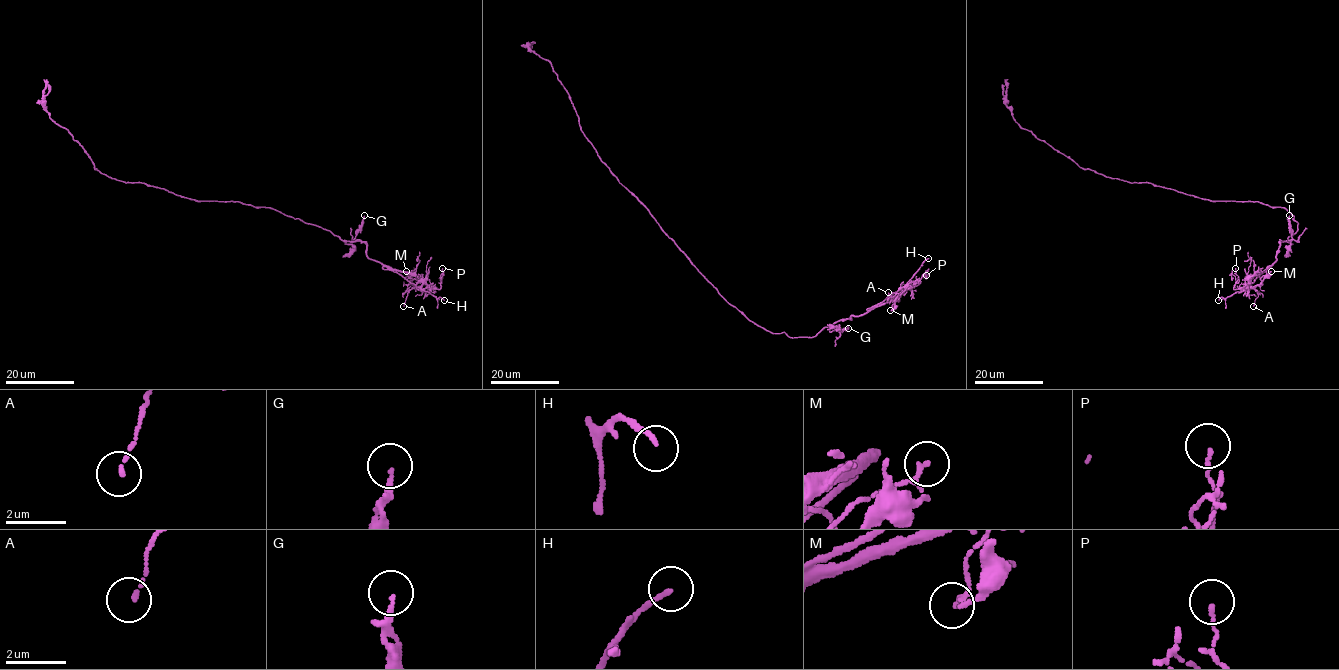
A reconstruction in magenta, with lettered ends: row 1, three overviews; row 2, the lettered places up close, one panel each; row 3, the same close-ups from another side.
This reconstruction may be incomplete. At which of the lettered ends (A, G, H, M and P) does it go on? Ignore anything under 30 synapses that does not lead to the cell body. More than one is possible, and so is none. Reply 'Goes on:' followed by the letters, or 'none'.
Goes on: H

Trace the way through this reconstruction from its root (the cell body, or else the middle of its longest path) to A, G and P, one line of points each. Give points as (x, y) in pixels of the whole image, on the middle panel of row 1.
A: (692, 265), (749, 320), (793, 338), (814, 337), (827, 326), (866, 313), (904, 288), (892, 297), (888, 292)
G: (692, 265), (729, 303), (772, 333), (784, 332), (793, 338), (814, 337), (826, 327), (831, 331), (848, 328)
P: (692, 265), (749, 320), (793, 338), (814, 337), (827, 326), (892, 302), (926, 275)

